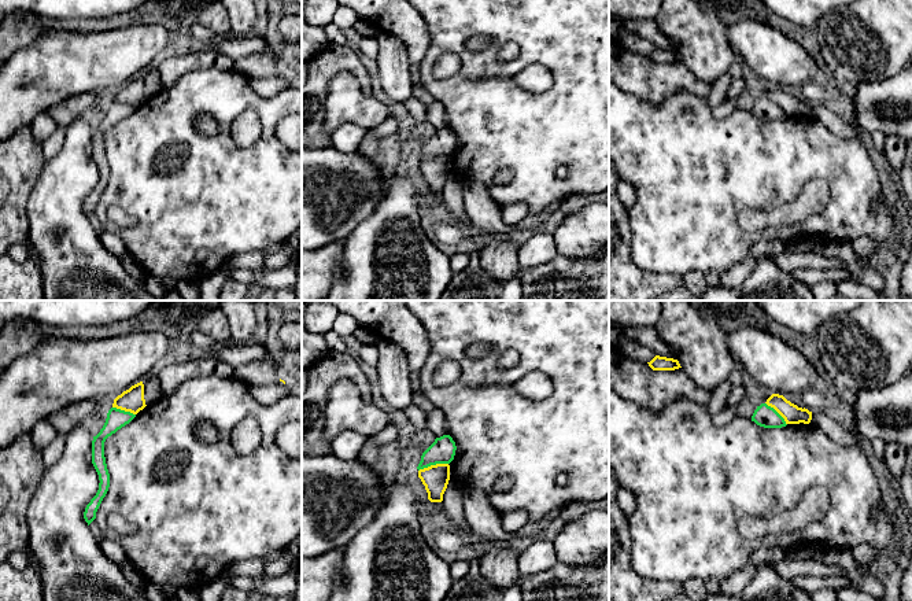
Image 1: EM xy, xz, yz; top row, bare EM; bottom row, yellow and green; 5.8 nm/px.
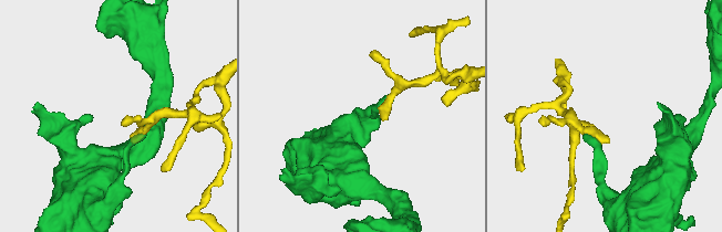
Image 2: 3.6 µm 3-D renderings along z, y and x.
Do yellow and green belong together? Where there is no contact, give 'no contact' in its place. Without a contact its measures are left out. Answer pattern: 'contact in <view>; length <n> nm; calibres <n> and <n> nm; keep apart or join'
contact in xz; length 180 nm; calibres 160 and 150 nm; keep apart

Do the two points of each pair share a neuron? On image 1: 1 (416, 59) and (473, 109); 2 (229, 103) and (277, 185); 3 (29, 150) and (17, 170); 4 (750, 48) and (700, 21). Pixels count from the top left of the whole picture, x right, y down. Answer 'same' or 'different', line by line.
1: different
2: same
3: same
4: different

